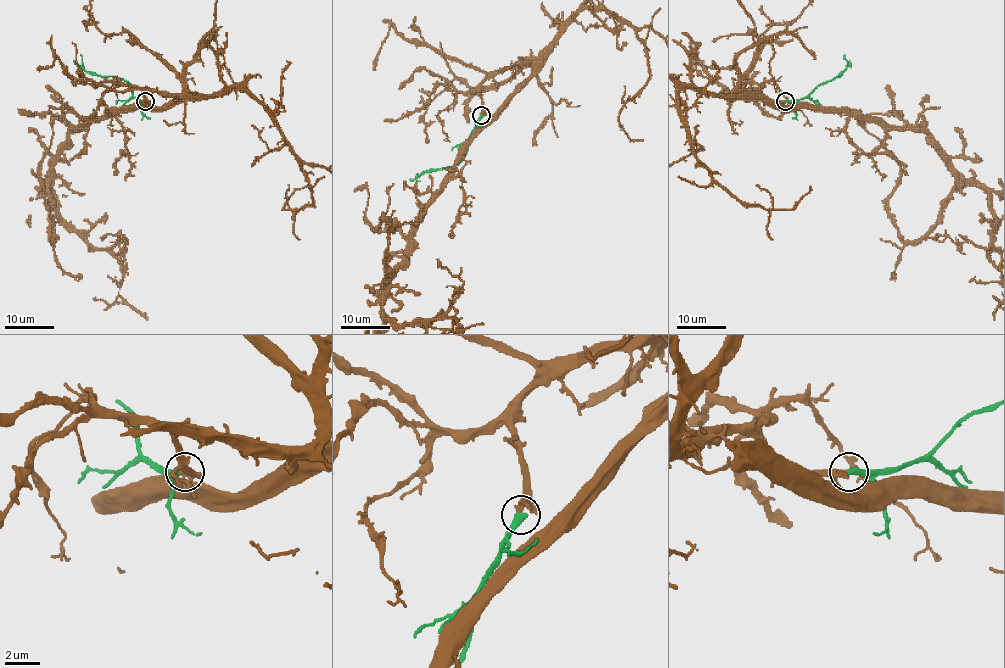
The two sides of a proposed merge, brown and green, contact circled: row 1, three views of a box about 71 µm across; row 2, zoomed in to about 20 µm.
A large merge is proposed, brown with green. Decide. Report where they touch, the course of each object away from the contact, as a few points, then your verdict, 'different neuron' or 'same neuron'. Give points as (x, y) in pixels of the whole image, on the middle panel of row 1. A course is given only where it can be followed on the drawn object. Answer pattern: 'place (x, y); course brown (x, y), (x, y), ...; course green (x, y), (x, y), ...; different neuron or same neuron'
place (481, 115); course brown (481, 115), (481, 83), (529, 64), (531, 77), (460, 151), (385, 285), (390, 225), (376, 229), (392, 183); course green (481, 115), (465, 156), (459, 162), (425, 171), (418, 177), (416, 175); same neuron

